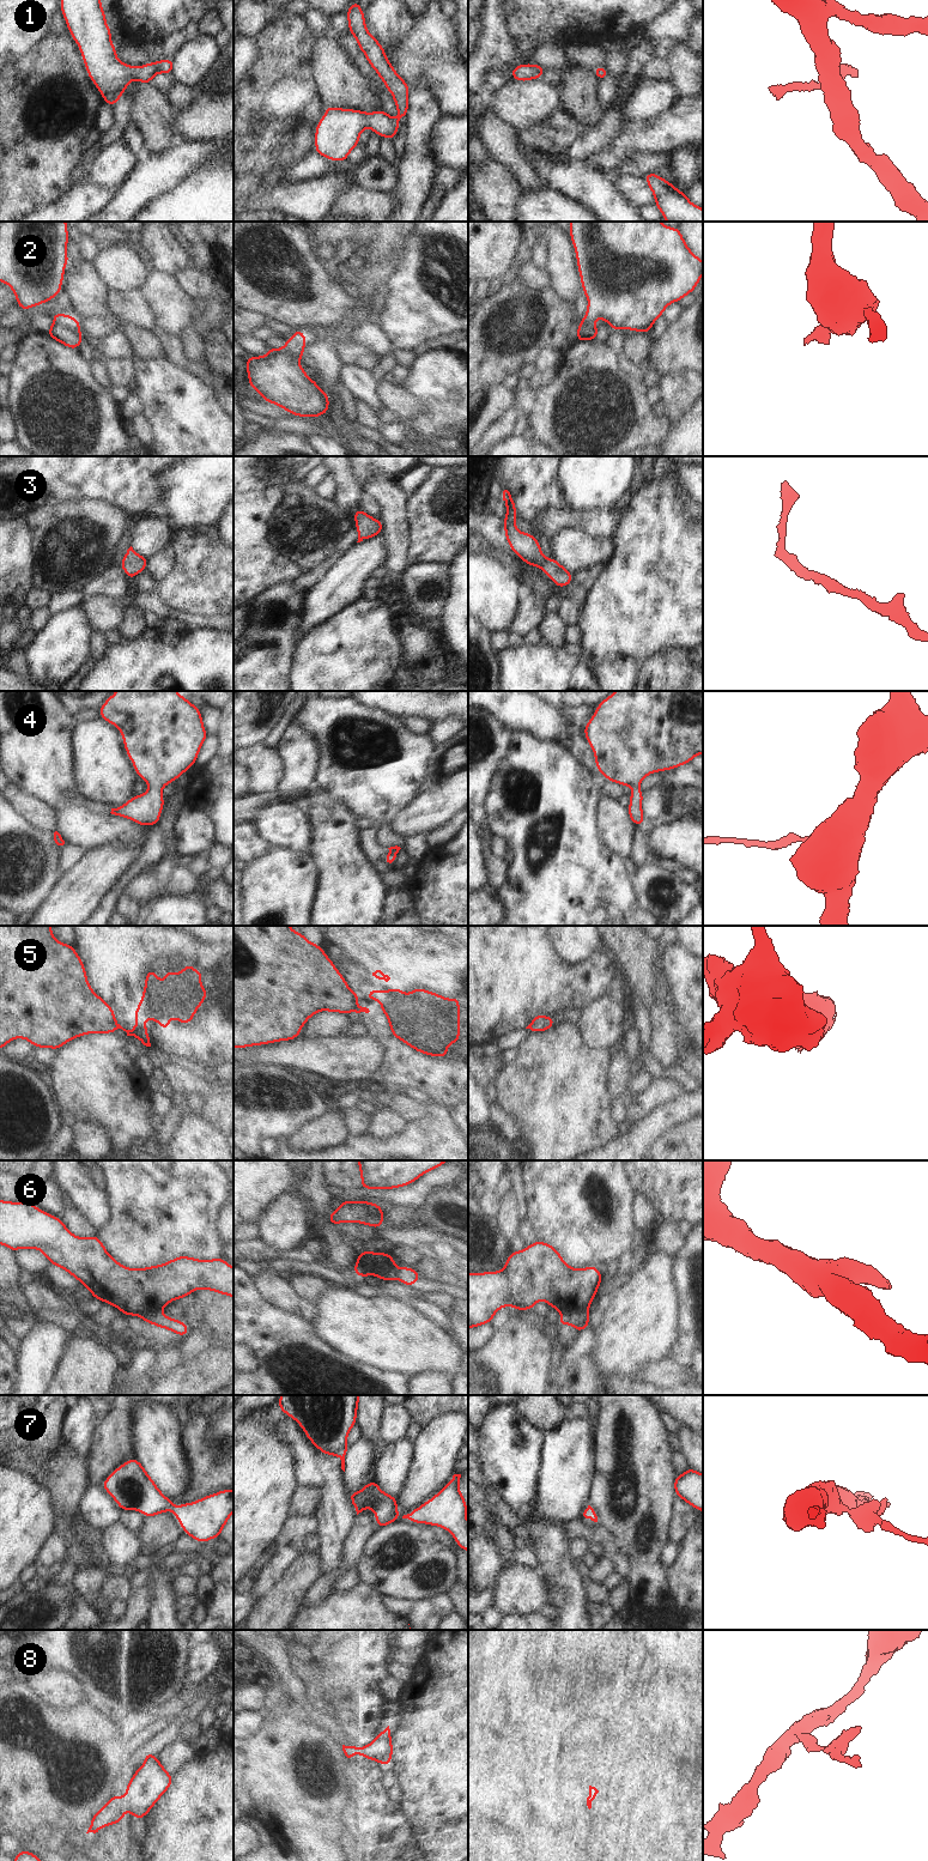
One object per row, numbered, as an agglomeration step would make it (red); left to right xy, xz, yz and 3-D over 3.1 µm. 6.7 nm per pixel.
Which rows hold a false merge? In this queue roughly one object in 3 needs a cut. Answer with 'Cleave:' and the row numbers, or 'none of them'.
Cleave: 5, 6

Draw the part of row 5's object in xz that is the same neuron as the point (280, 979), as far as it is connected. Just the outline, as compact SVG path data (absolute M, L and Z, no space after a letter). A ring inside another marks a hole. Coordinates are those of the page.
M233 926L233 1048L292 1041L301 1035L308 1019L320 1011L348 1014L352 1012L352 996L347 981L319 944L310 942L301 932L292 930L290 926Z

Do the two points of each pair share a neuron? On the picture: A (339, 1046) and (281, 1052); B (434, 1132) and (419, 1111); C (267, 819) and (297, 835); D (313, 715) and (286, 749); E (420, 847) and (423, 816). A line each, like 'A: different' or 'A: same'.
A: same
B: different
C: same
D: different
E: different

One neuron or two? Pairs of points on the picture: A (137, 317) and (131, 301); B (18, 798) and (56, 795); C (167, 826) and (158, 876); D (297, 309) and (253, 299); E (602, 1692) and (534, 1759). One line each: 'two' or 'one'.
A: one
B: two
C: one
D: one
E: one

